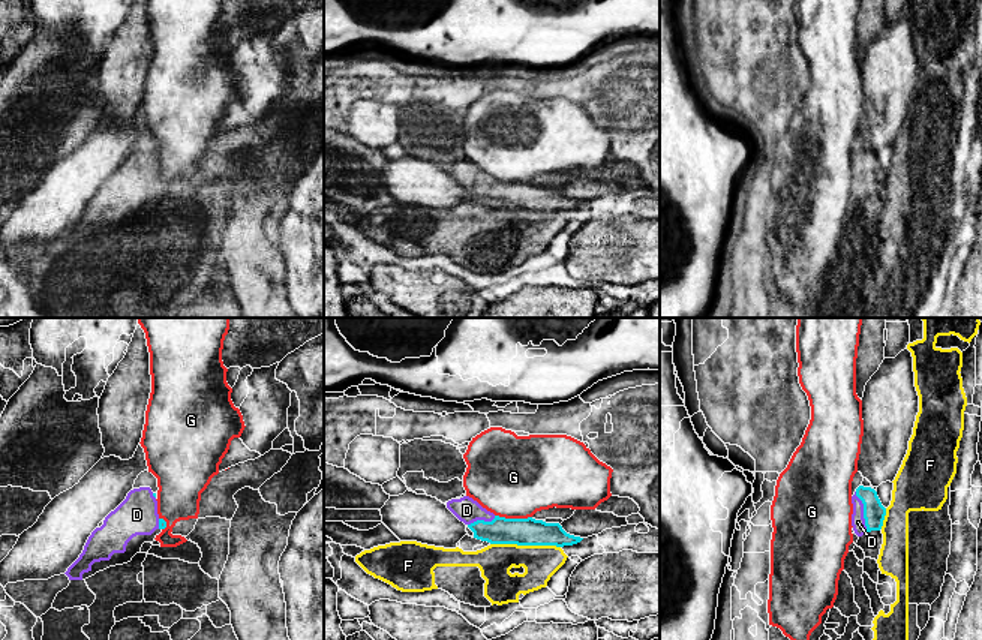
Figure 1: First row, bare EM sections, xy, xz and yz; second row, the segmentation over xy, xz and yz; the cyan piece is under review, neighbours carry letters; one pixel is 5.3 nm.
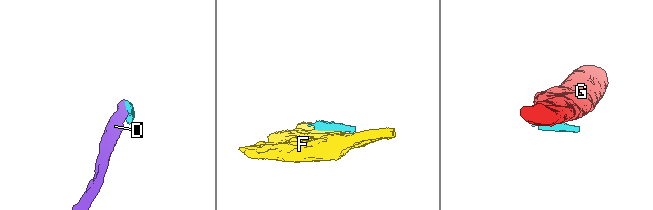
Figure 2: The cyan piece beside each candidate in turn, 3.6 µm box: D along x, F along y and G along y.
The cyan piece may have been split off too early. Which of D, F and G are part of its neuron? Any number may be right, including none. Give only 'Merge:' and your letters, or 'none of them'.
Merge: D

